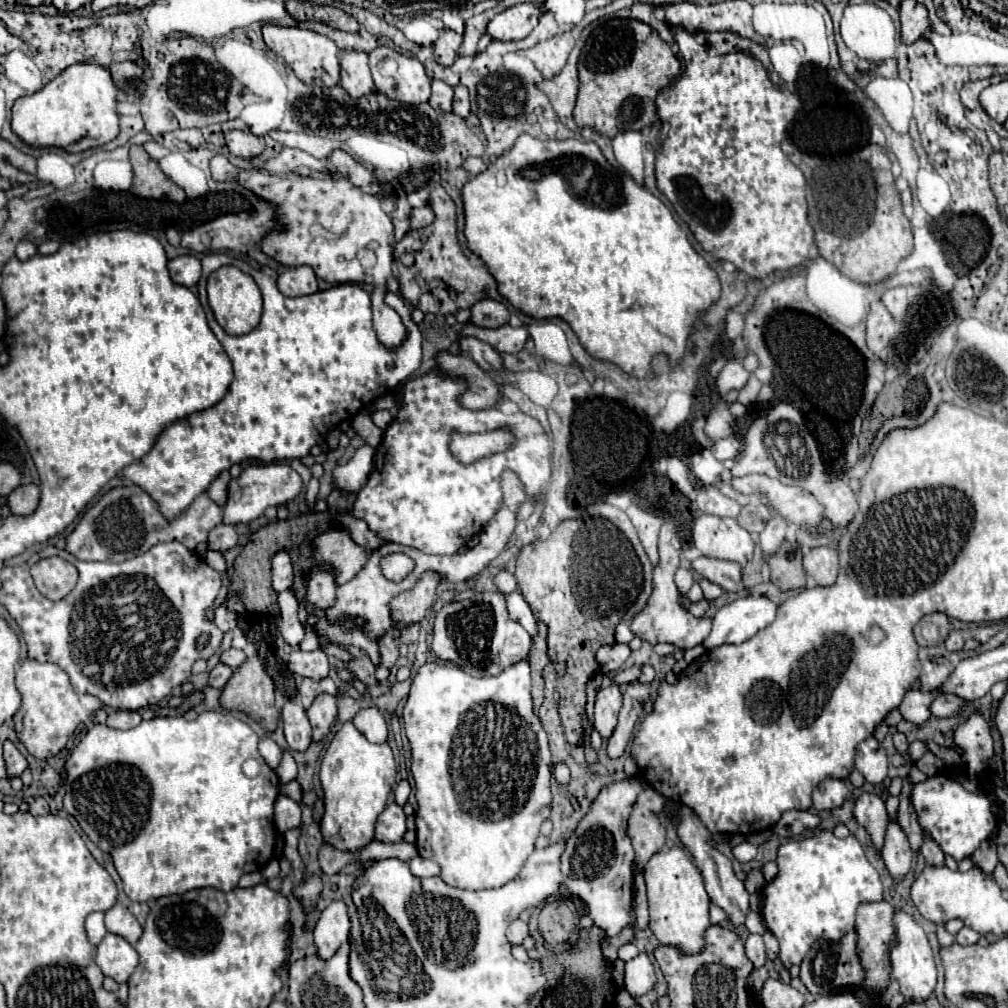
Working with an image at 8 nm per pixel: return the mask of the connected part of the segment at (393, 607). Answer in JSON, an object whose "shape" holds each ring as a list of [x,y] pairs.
{"shape":[[[424,571],[412,589],[396,595],[388,605],[392,613],[392,627],[404,631],[406,627],[420,623],[434,603],[438,585],[440,575],[436,571]]]}

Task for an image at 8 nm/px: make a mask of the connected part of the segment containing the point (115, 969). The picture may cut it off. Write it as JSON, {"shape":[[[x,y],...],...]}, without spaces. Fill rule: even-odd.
{"shape":[[[106,933],[96,949],[96,965],[102,969],[102,973],[112,977],[116,983],[126,983],[138,965],[138,953],[134,947],[124,937]]]}

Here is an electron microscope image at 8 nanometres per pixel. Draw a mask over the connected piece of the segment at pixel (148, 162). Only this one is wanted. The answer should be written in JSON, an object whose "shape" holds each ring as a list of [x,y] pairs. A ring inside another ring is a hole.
{"shape":[[[140,145],[130,147],[130,161],[134,169],[134,185],[130,191],[134,195],[146,199],[170,199],[174,203],[186,201],[184,189],[168,179],[160,171],[158,161],[152,159]]]}

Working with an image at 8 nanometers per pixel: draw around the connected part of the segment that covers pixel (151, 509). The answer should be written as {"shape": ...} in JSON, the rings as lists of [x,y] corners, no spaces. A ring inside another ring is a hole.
{"shape":[[[116,487],[104,493],[80,519],[76,529],[66,539],[66,551],[80,561],[110,561],[122,563],[136,555],[142,555],[150,547],[164,541],[180,541],[190,551],[196,545],[206,543],[208,533],[222,523],[222,509],[206,495],[198,495],[192,505],[174,519],[166,519],[158,503],[140,487]]]}

